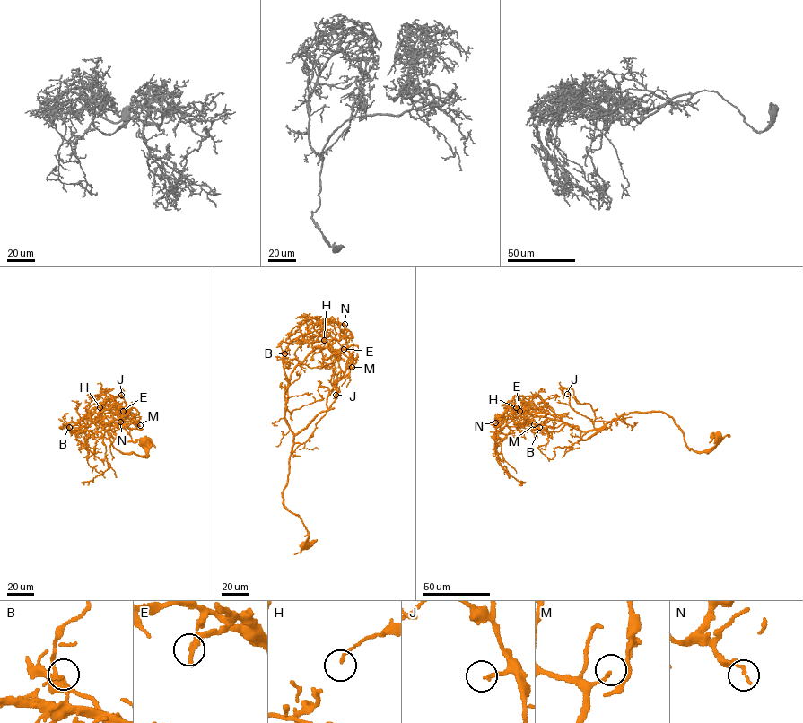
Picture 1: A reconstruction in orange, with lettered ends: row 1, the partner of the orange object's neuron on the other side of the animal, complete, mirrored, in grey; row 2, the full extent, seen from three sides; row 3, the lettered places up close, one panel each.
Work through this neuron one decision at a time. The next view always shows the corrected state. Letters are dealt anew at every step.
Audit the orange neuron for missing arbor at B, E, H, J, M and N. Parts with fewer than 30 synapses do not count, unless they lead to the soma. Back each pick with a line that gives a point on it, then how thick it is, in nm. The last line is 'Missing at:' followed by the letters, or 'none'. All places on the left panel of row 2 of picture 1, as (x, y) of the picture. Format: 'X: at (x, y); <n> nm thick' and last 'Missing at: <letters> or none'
Missing at: none

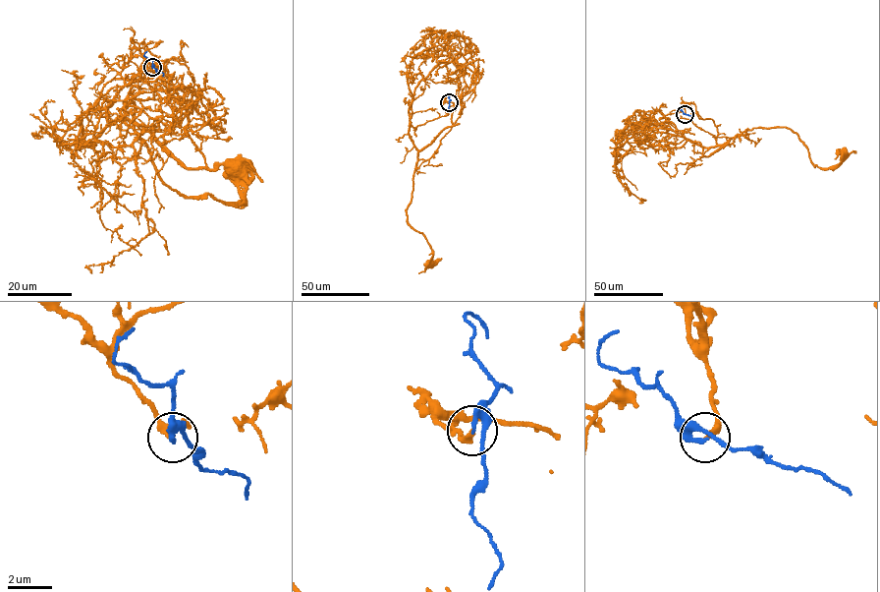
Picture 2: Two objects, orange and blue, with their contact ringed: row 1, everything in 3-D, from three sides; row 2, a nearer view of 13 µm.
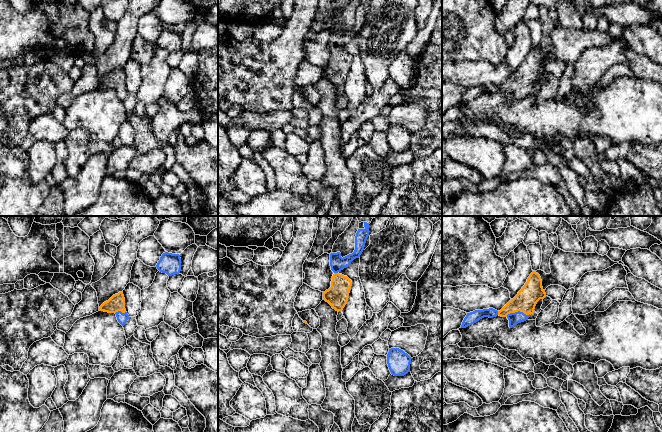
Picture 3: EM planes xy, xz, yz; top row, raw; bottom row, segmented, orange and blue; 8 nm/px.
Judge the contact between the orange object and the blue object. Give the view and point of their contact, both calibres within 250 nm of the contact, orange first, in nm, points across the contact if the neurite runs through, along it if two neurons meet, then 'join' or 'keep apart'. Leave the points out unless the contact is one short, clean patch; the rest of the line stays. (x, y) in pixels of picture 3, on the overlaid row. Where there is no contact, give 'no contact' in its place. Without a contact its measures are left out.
yz (518, 310) | 180/100 nm | across yz (525, 301), (518, 310), (514, 318) | join

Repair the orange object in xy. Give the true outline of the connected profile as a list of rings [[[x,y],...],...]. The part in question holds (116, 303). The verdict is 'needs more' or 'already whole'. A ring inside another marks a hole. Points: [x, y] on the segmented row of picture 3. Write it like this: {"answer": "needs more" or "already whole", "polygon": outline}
{"answer": "needs more", "polygon": [[[123,292],[113,295],[108,301],[100,306],[100,311],[115,313],[118,322],[124,326],[130,318],[125,309],[125,298]]]}

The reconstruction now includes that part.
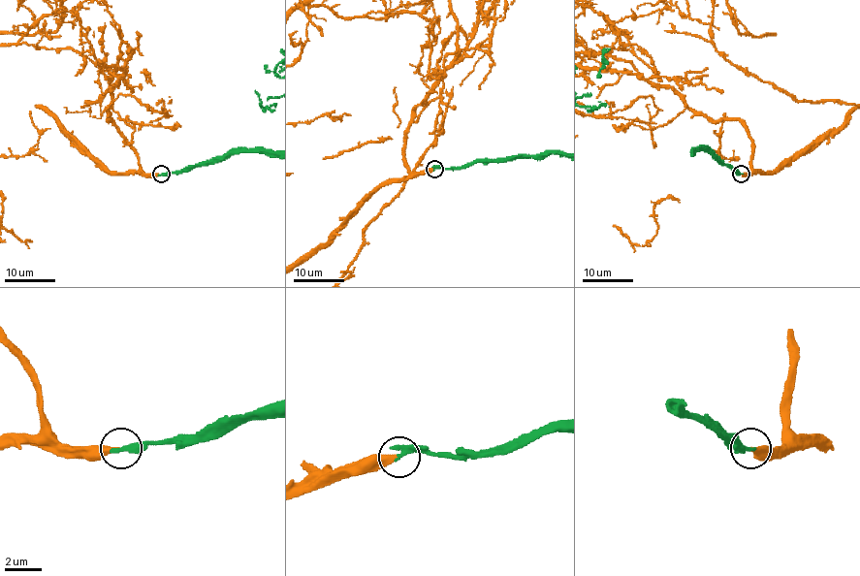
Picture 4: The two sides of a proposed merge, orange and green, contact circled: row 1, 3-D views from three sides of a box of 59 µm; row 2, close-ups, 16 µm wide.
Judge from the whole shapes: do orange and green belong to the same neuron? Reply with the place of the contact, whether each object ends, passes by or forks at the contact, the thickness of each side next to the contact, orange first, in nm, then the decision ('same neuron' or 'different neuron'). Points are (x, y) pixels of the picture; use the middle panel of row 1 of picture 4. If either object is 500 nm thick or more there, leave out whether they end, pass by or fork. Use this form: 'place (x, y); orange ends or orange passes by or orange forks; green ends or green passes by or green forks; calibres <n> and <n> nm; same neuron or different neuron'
place (434, 169); orange ends; green ends; calibres 320 and 360 nm; same neuron

